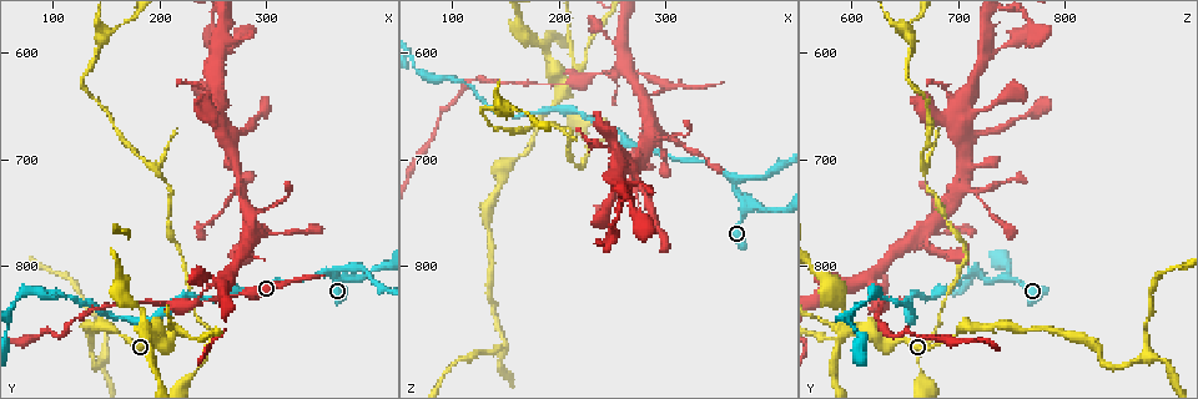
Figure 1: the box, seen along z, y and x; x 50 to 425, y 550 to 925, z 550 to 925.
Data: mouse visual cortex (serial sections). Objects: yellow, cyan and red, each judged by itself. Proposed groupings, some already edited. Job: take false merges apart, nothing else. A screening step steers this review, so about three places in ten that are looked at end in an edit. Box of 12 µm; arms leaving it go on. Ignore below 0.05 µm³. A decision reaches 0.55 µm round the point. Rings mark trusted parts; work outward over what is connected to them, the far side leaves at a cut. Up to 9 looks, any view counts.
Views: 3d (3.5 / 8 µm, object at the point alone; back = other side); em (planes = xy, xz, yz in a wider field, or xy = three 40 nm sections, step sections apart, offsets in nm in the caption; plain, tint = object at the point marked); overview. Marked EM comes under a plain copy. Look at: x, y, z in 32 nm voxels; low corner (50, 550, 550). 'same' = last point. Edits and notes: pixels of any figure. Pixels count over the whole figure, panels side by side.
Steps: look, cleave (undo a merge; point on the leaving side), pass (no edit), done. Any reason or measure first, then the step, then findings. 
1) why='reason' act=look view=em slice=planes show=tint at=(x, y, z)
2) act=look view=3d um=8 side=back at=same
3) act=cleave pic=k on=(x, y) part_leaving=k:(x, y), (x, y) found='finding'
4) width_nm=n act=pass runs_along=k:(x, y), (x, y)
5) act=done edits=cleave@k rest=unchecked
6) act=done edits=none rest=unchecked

why='three-way junction' act=look view=3d um=3.5 at=(244, 834, 618)

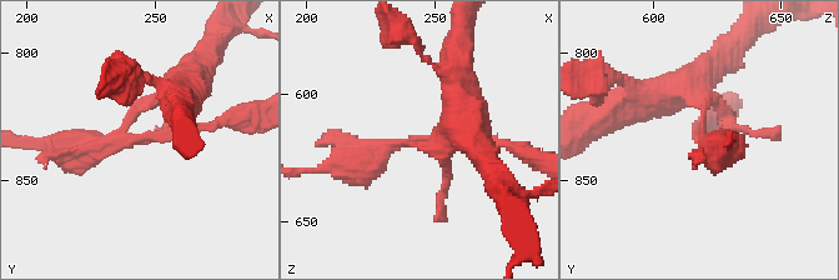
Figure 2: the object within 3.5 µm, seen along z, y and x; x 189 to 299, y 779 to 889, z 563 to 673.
arms=3 arm_widths_nm=100,200,450 why='shape alone is not enough' act=look view=em slice=xy step=5 show=tint at=(245, 834, 619)

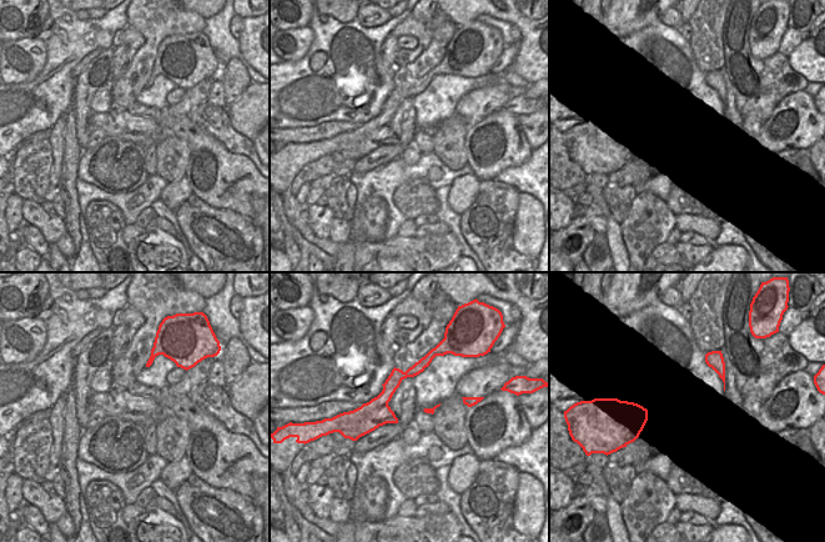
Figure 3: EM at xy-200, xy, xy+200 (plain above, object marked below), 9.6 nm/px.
act=cleave pic=2 on=(154, 99) border=3:(387, 404), (372, 410), (361, 406) found='a second cell is stuck on'

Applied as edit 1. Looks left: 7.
act=look view=overview

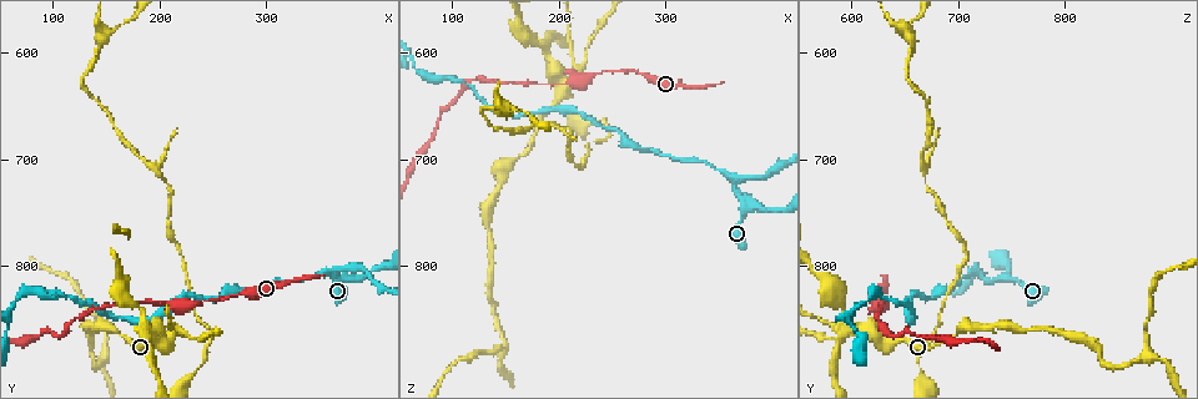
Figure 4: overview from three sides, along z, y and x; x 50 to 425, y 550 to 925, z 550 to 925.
why='three arms meet' act=look view=3d um=3.5 at=(364, 806, 722)

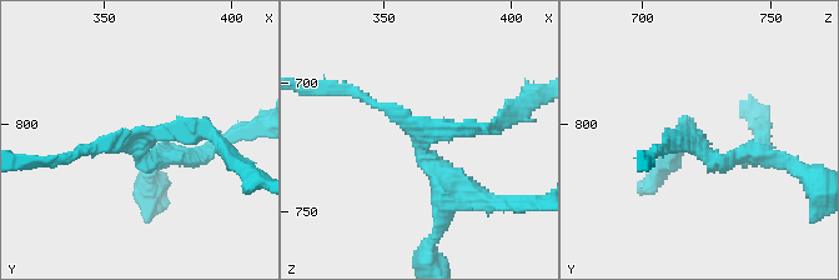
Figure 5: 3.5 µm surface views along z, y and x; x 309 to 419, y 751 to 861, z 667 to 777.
arms=3 arm_widths_nm=150,200,250 act=look view=em slice=xy step=3 show=tint at=(367, 808, 722)

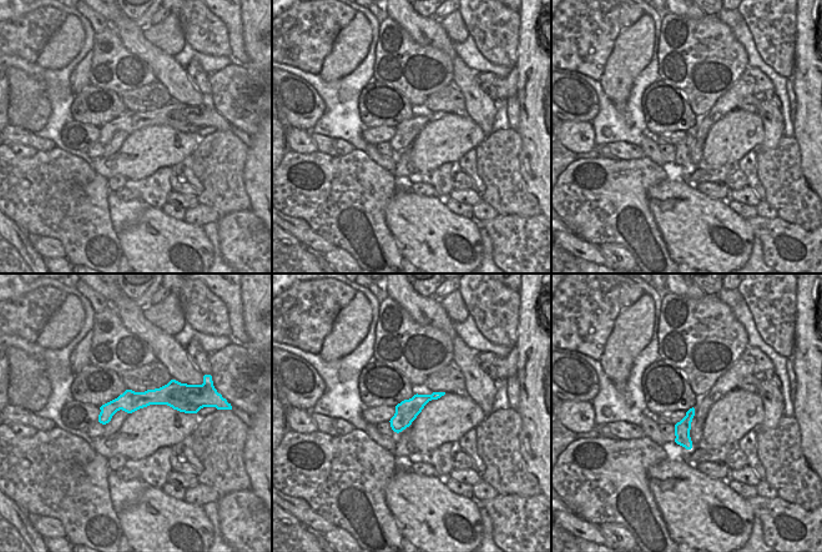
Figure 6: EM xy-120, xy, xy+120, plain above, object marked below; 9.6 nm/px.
width_nm=220 act=pass runs_along=5:(442, 210), (423, 139), (355, 91) found='one cell here'

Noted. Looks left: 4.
why='thick turns thin' act=look view=3d um=3.5 at=(142, 838, 630)

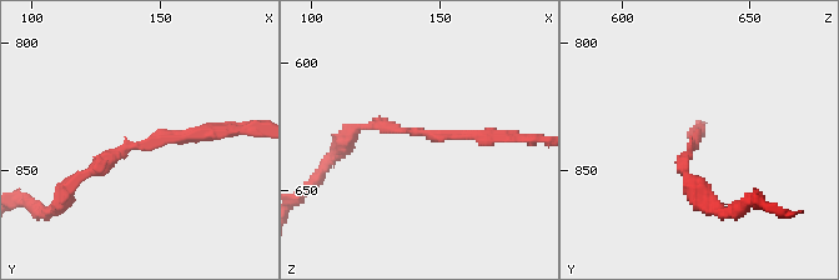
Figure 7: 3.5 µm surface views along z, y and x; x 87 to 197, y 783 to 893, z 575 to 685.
arm_widths_nm=150,150 act=look view=em slice=xy step=2 show=tint at=(142, 839, 629)

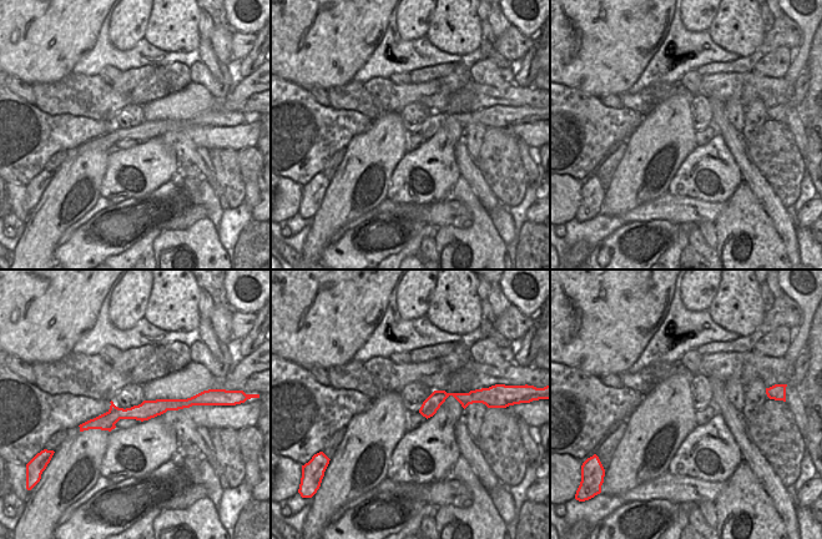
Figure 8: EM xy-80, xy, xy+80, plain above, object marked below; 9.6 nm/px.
why='another direction' act=look view=em slice=planes show=tint at=same

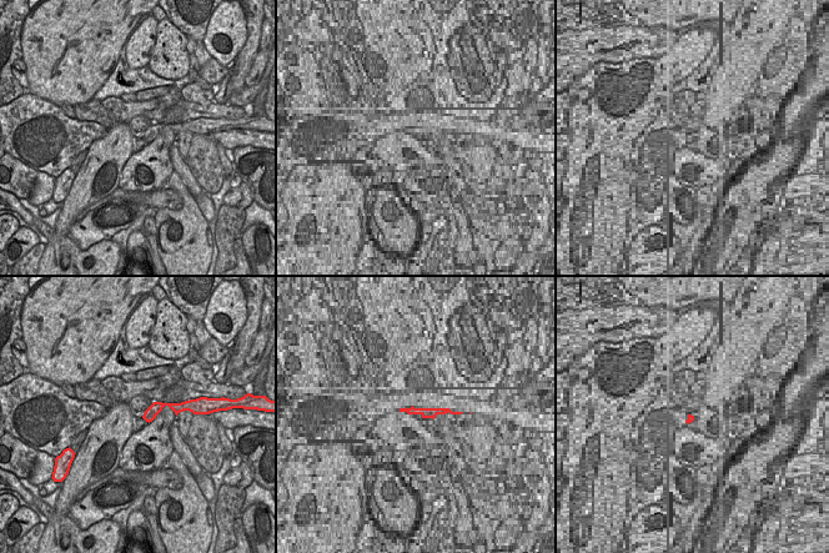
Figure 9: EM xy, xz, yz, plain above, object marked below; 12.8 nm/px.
act=pass found='continuous, no second cell'

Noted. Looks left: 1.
act=done edits=cleave@2 rest=unchecked

